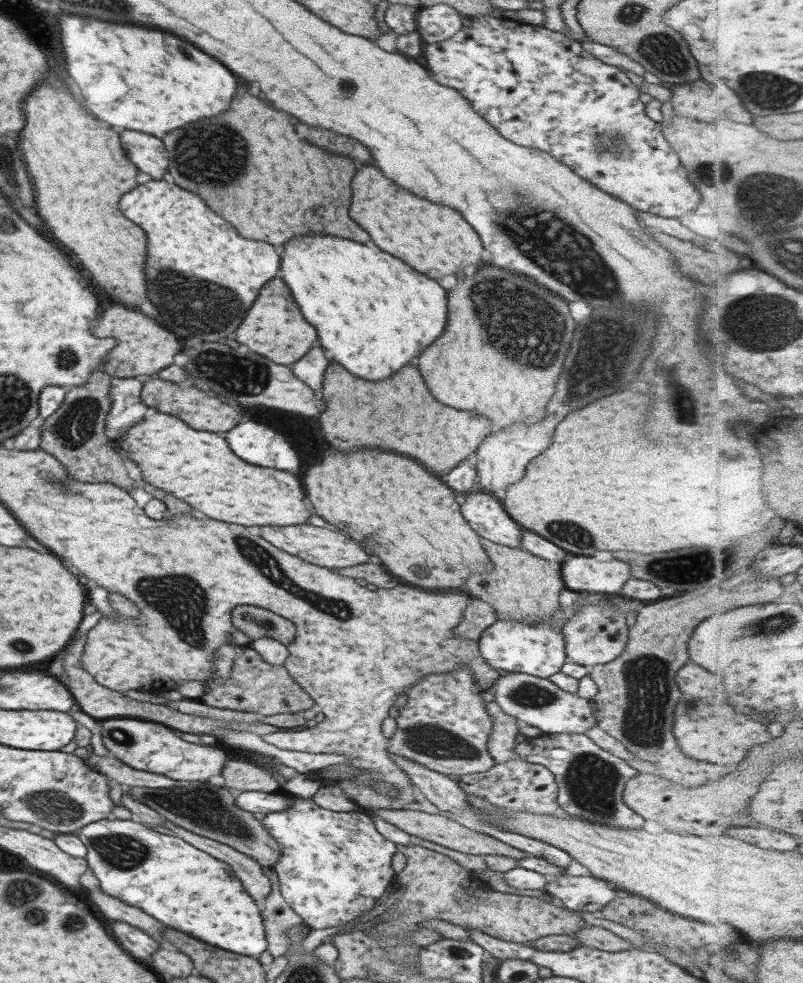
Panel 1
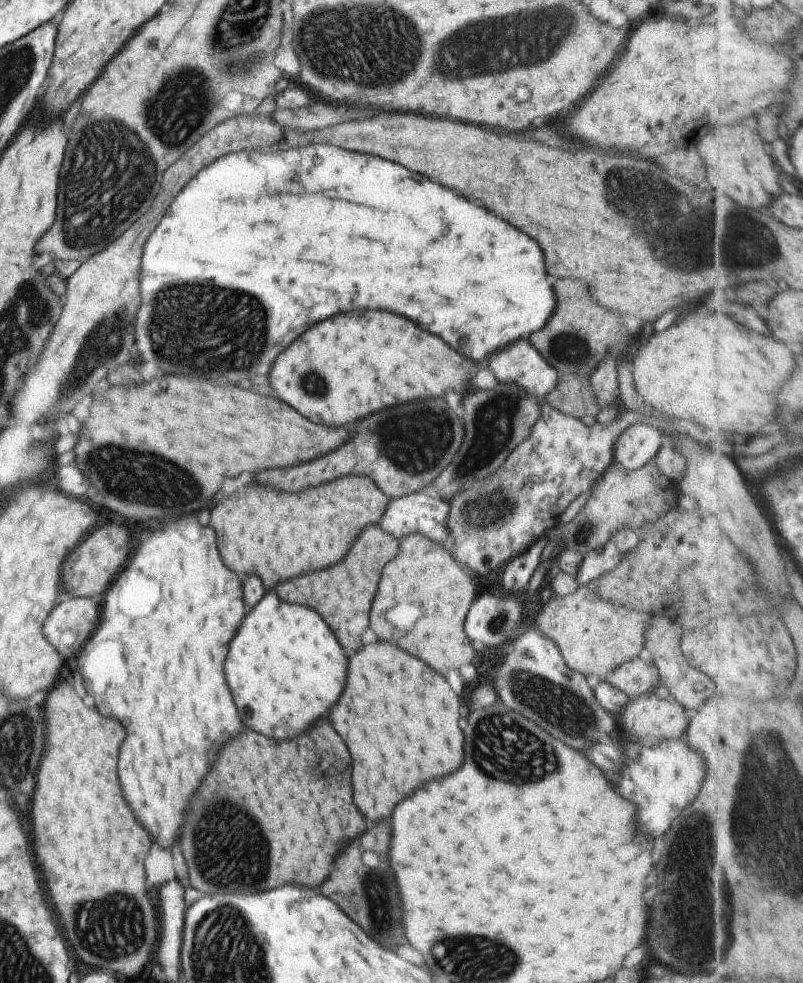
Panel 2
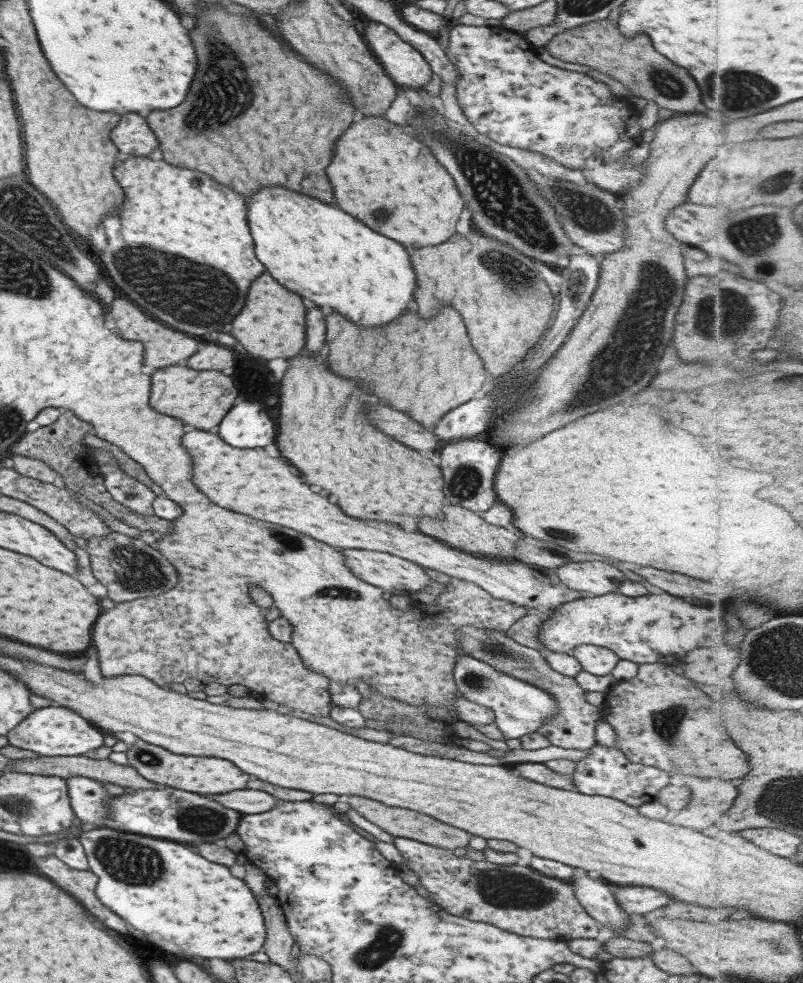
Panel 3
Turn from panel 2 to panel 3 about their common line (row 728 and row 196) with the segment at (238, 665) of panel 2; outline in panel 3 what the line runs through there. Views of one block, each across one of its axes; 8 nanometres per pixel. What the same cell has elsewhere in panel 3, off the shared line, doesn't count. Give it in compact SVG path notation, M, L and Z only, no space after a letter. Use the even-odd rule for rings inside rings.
M263 188L261 192L253 194L247 210L247 224L255 242L255 256L265 264L269 276L279 280L277 284L283 288L297 292L301 298L311 300L319 308L339 312L358 326L379 326L391 322L401 314L405 316L409 310L407 306L414 304L416 276L407 252L397 242L365 228L353 216L283 188Z

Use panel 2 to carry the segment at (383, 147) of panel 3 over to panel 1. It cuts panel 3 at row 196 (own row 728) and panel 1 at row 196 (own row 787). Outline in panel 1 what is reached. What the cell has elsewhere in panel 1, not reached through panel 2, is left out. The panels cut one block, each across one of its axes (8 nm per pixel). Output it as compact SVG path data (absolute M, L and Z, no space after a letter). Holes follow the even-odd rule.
M367 164L355 172L351 180L351 192L353 202L349 204L349 216L361 224L375 246L379 246L383 252L389 252L391 256L397 256L413 270L429 278L437 278L455 274L469 264L479 266L483 248L473 228L459 216L457 210L431 204L429 200L401 190L397 184L381 176L377 168Z

